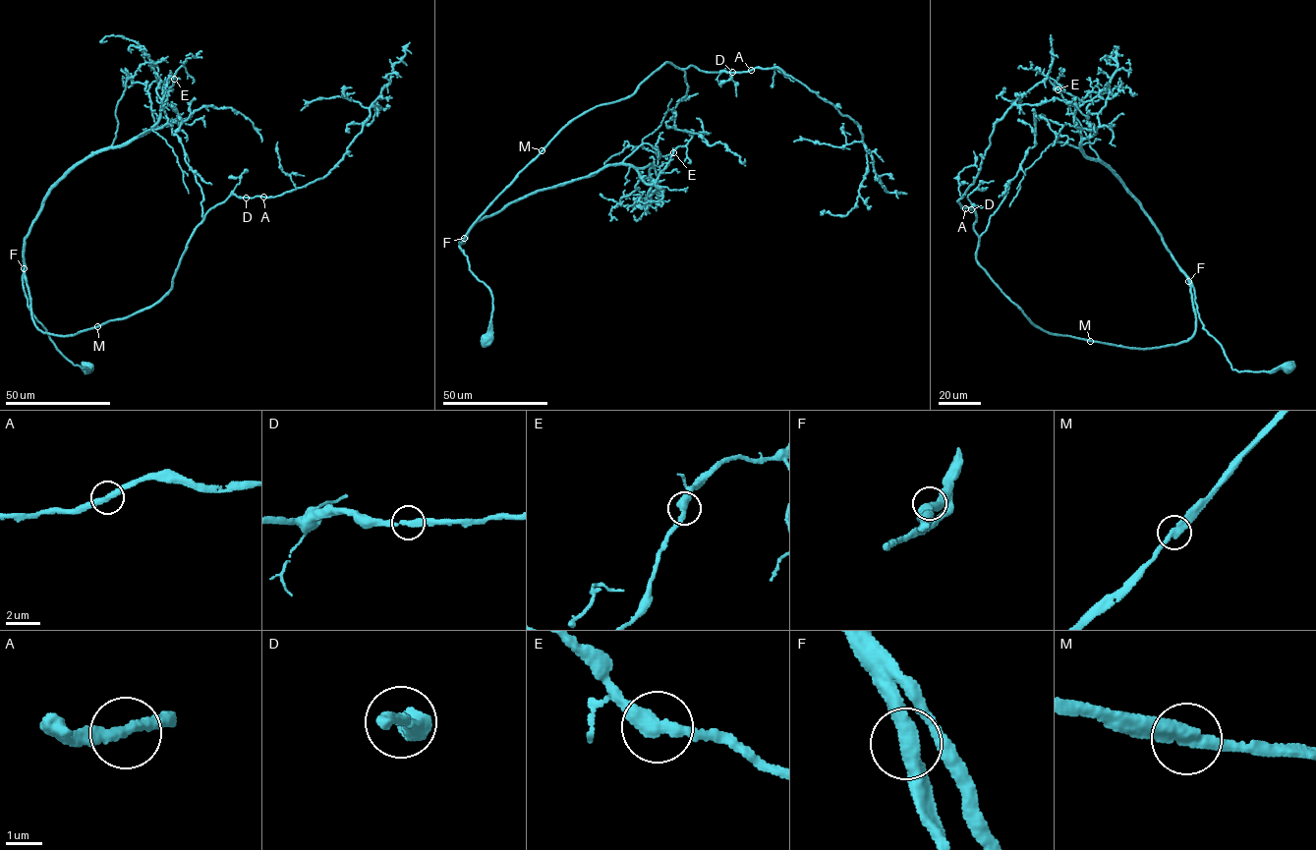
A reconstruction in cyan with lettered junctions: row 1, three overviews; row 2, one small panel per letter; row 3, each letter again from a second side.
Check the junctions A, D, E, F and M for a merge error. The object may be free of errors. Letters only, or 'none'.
none

